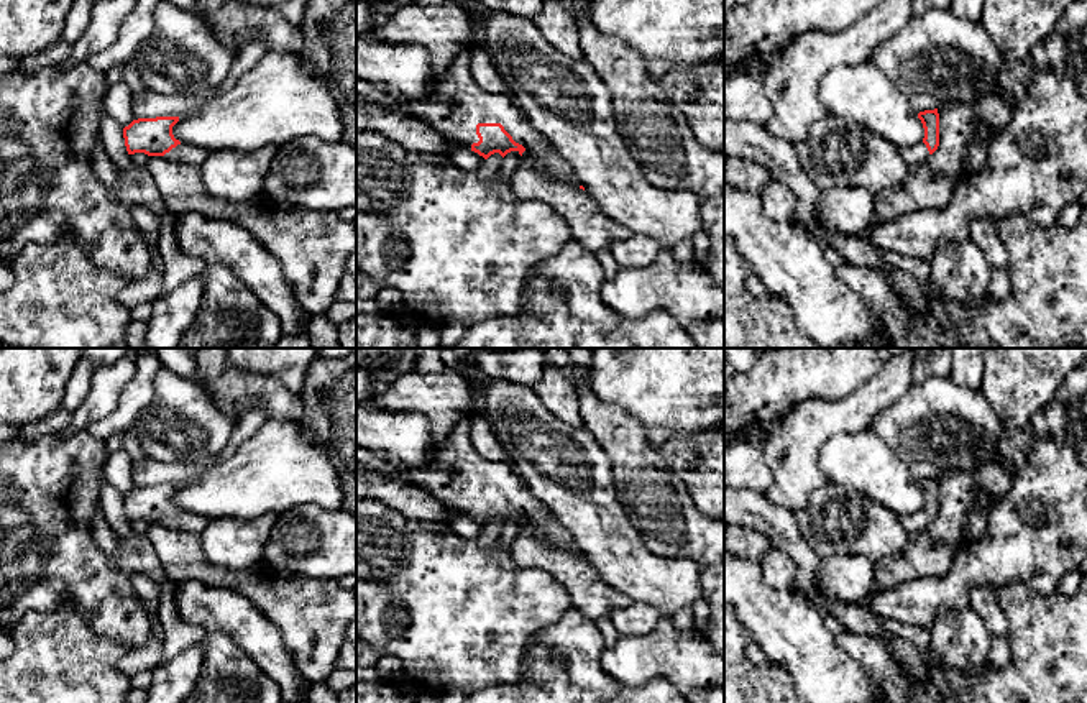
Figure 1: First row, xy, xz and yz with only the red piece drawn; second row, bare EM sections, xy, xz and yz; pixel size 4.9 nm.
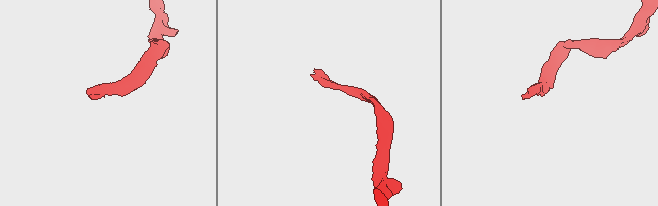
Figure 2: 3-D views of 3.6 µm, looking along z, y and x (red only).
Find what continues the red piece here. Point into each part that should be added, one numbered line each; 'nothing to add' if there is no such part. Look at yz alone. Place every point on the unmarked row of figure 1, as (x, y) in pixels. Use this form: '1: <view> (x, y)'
1: yz (918, 521)

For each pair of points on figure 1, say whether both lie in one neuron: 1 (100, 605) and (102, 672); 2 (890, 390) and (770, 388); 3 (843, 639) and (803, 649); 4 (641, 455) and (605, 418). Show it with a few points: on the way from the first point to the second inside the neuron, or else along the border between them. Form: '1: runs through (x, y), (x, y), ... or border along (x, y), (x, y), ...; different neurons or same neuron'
1: border along (74, 605), (96, 631), (123, 643), (130, 649); different neurons
2: border along (884, 365), (851, 393), (836, 399), (816, 399); different neurons
3: border along (833, 634), (838, 646), (864, 667); different neurons
4: runs through (631, 445), (613, 427); same neuron

